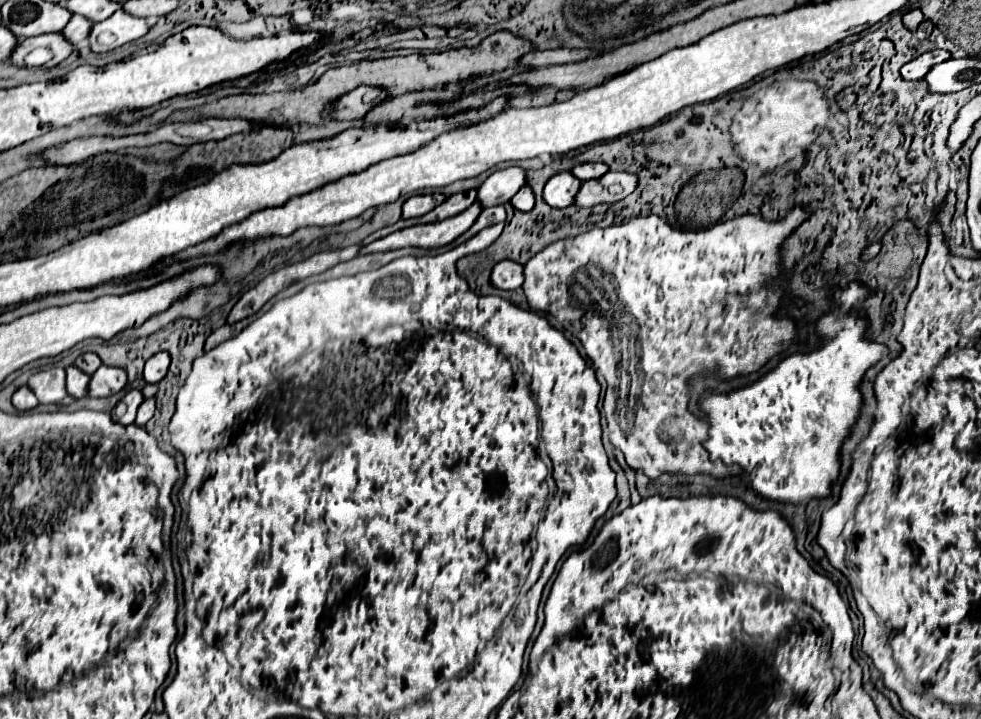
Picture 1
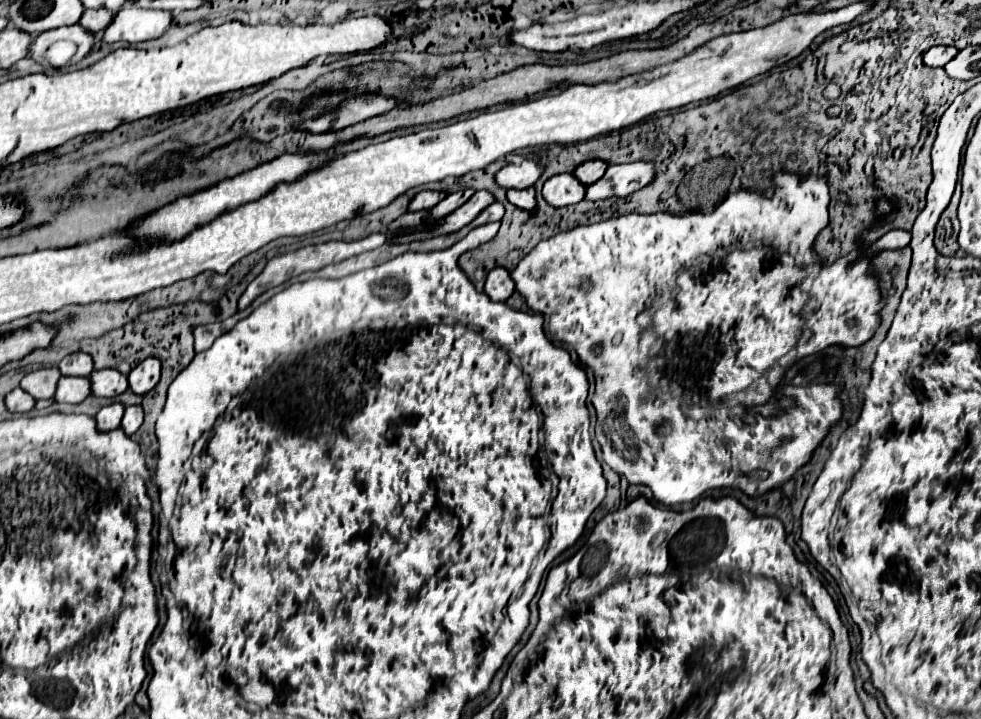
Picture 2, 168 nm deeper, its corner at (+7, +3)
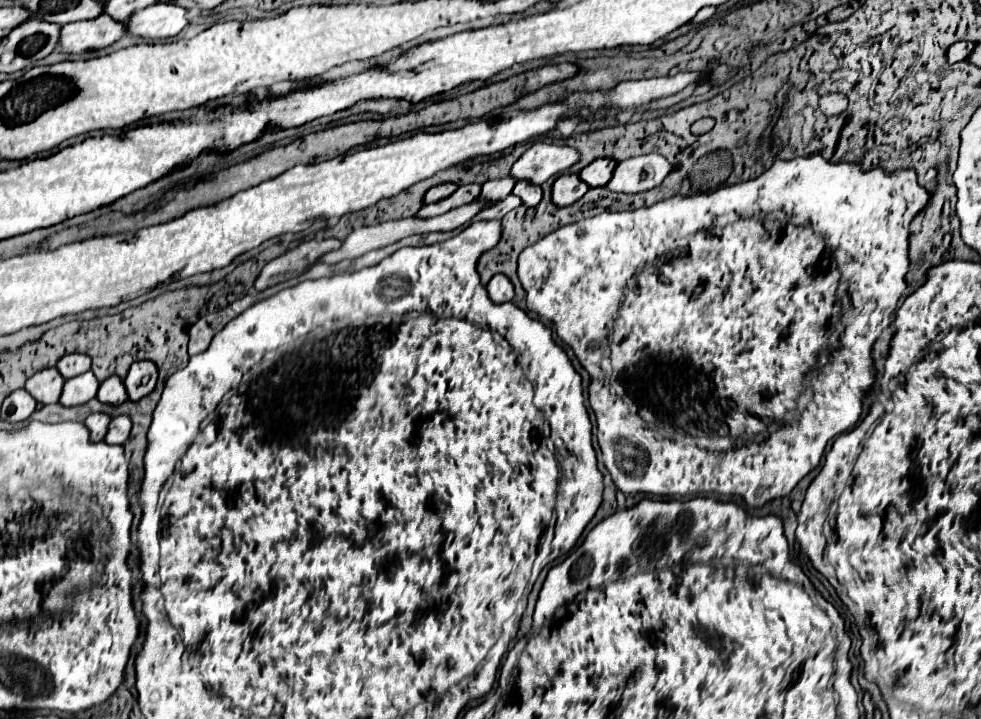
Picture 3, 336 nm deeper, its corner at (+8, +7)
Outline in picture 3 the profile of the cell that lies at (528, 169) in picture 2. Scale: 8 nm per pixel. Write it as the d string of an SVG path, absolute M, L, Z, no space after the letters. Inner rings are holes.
M537 142L533 144L511 168L511 176L517 180L531 180L531 184L543 184L551 176L561 174L579 162L579 152L571 146L557 146Z

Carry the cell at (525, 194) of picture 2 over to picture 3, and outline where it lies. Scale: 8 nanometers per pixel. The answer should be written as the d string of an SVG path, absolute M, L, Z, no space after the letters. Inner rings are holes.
M519 180L515 184L515 188L513 188L513 194L519 196L525 206L537 206L541 202L541 196L543 196L541 186L535 186L535 184L527 182L527 180Z

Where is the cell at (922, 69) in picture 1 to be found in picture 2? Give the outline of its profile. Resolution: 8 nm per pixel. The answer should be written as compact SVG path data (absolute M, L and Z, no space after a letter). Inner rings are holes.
M932 46L932 48L924 54L924 64L926 64L926 66L944 66L944 64L950 62L956 54L958 54L958 50L956 50L954 46Z

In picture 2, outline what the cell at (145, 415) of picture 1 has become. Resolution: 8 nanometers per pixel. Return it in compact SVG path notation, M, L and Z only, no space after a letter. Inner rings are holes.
M128 406L126 412L124 412L124 418L122 418L122 428L124 428L124 432L128 432L128 436L132 436L132 434L140 428L142 420L144 420L144 410L142 410L142 406Z

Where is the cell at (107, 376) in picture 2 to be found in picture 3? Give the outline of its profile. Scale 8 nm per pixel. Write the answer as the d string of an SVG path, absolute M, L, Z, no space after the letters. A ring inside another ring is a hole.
M117 376L107 378L105 382L101 382L99 386L99 394L97 400L103 404L111 404L111 406L119 406L127 400L127 390L123 386L123 382Z

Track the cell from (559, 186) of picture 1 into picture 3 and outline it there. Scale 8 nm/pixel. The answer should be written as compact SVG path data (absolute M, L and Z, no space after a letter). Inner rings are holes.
M561 174L553 184L553 202L557 206L569 206L577 202L589 186L577 174Z

